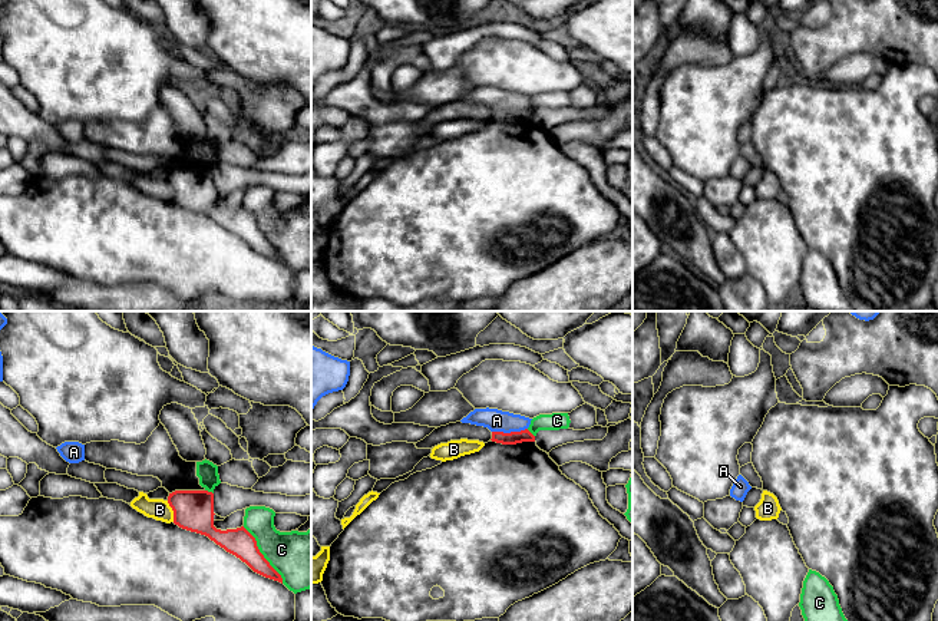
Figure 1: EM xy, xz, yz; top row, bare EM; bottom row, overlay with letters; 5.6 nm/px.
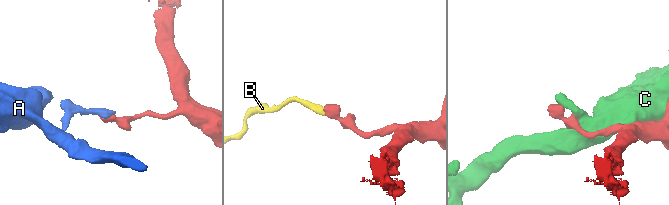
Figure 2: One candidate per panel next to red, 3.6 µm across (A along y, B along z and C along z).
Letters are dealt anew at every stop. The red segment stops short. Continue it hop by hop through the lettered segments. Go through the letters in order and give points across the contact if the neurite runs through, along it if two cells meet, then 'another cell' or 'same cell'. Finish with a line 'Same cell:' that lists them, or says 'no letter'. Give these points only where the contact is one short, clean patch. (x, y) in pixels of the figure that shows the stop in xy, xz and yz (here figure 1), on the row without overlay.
A: border along xz (527, 106), (518, 111), (492, 111); another cell
B: border along xy (167, 179), (174, 200); another cell
C: another cell
Same cell: no letter

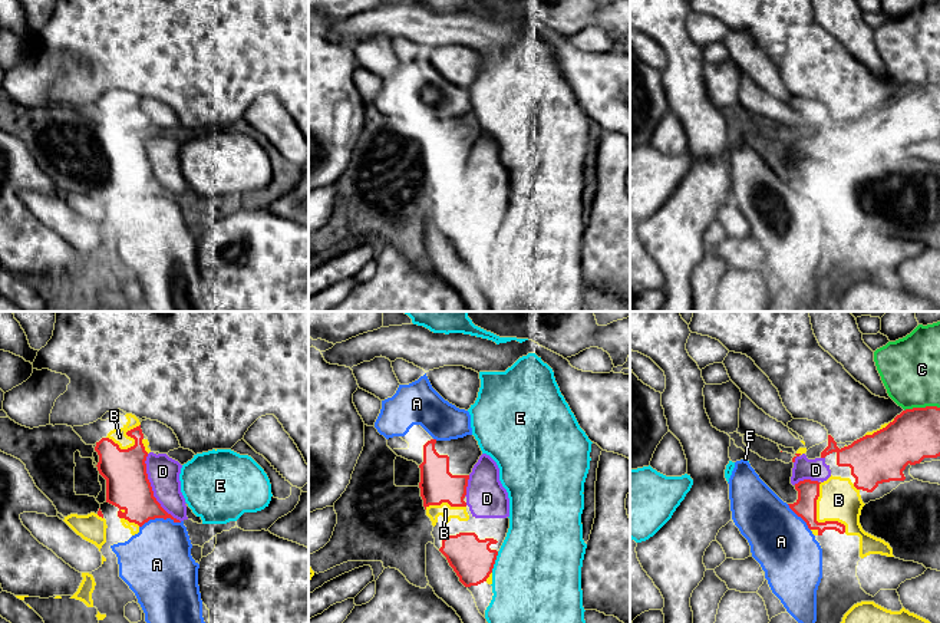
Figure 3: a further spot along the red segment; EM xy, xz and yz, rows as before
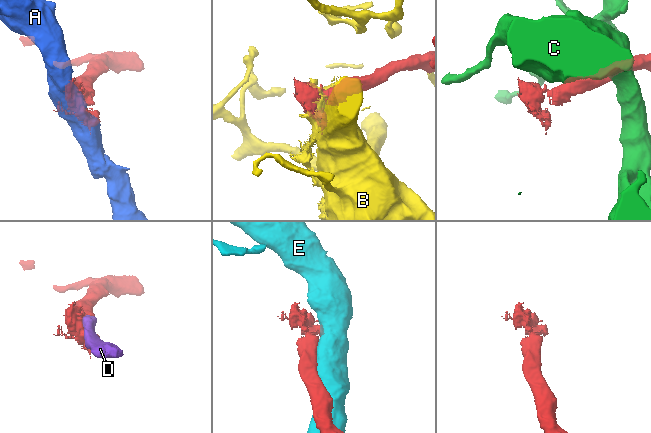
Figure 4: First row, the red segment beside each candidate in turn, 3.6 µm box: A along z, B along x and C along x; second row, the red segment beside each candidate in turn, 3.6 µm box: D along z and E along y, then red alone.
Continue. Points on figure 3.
A: another cell
B: another cell
C: another cell
D: same cell
E: another cell
Same cell: D

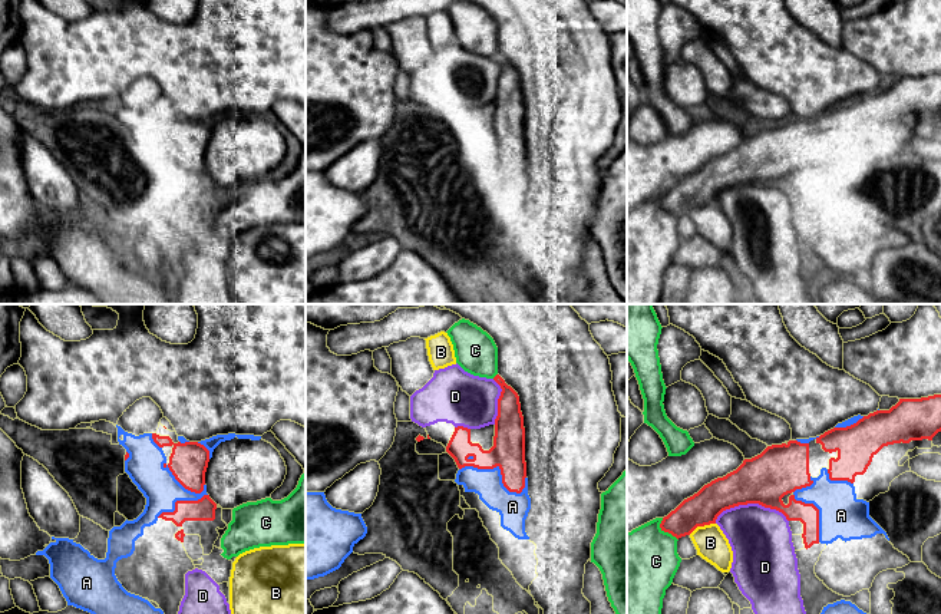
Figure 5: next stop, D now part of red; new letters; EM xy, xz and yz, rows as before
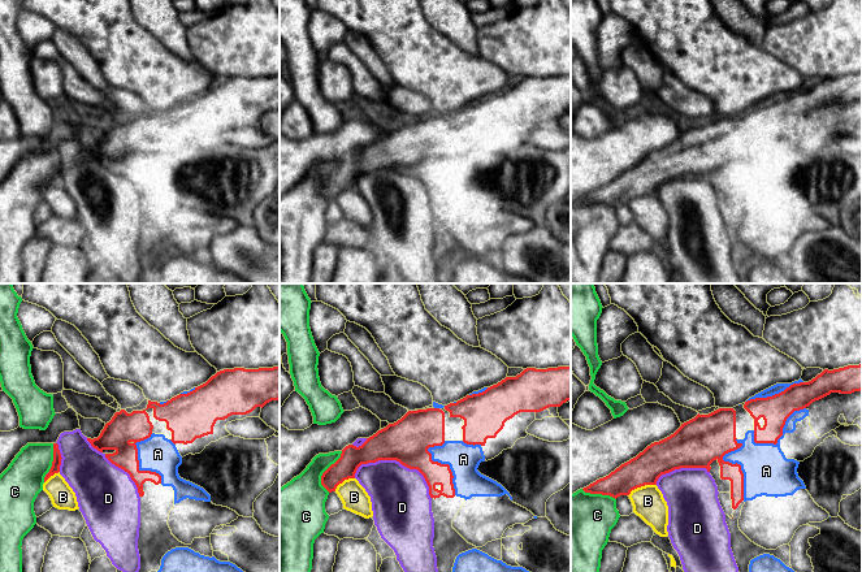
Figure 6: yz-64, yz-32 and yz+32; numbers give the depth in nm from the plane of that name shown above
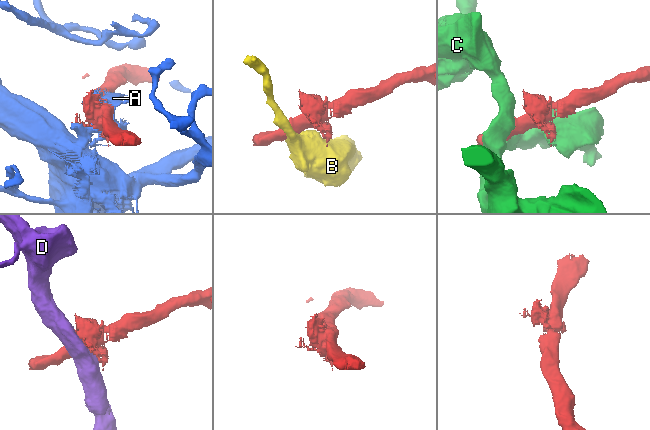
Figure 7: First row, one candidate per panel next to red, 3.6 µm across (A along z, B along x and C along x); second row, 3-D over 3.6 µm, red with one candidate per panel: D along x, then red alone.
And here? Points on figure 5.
A: another cell
B: another cell
C: another cell
D: border along yz (715, 198), (726, 188), (760, 182), (778, 188), (788, 200); another cell
Same cell: no letter

